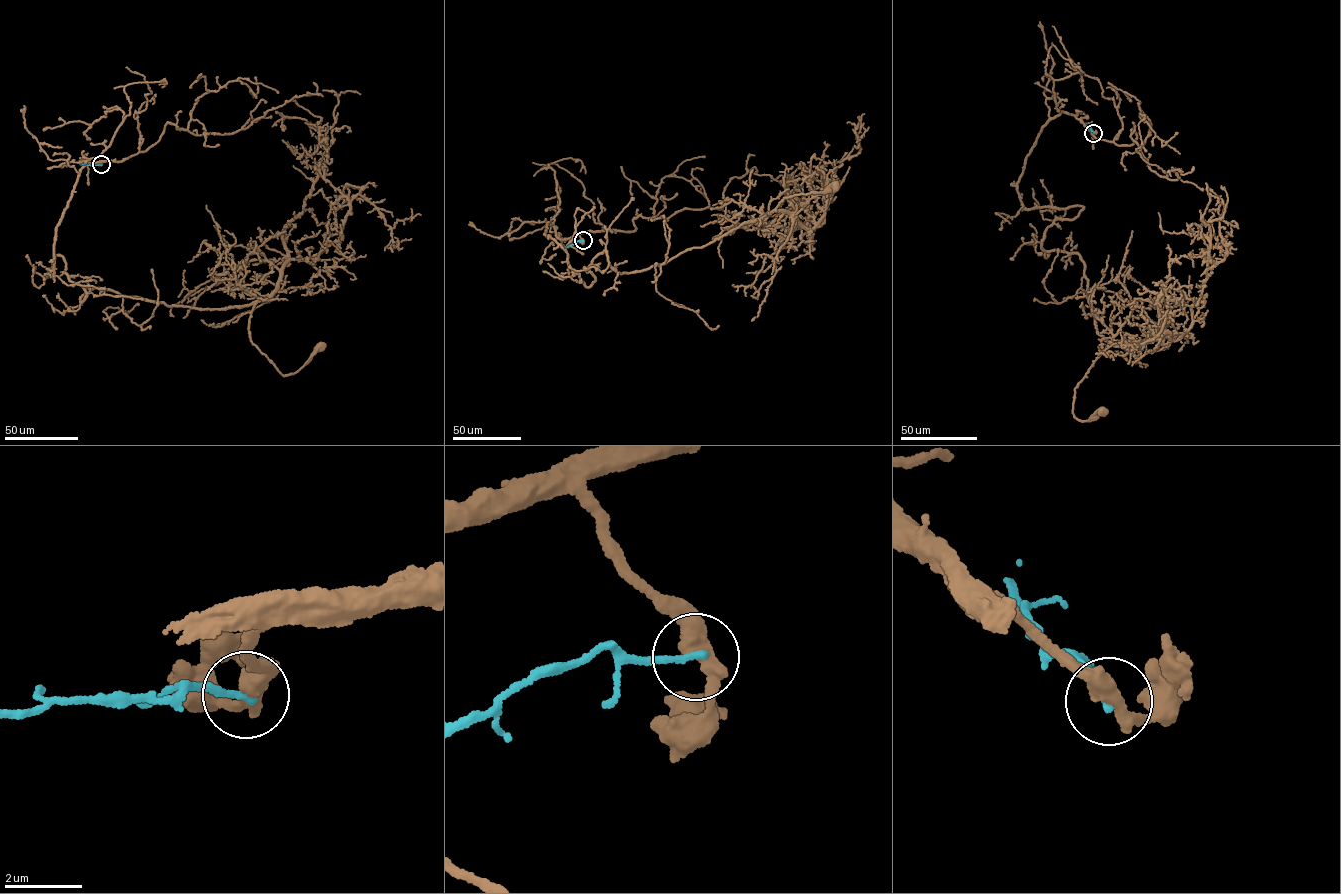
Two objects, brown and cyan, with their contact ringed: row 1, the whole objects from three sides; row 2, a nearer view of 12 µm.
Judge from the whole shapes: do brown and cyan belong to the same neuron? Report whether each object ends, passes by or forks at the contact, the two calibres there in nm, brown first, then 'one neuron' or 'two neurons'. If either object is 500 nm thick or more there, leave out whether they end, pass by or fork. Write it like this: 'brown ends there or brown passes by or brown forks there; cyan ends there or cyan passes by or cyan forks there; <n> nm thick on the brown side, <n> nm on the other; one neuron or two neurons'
brown passes by; cyan ends there; 440 nm thick on the brown side, 180 nm on the other; two neurons

